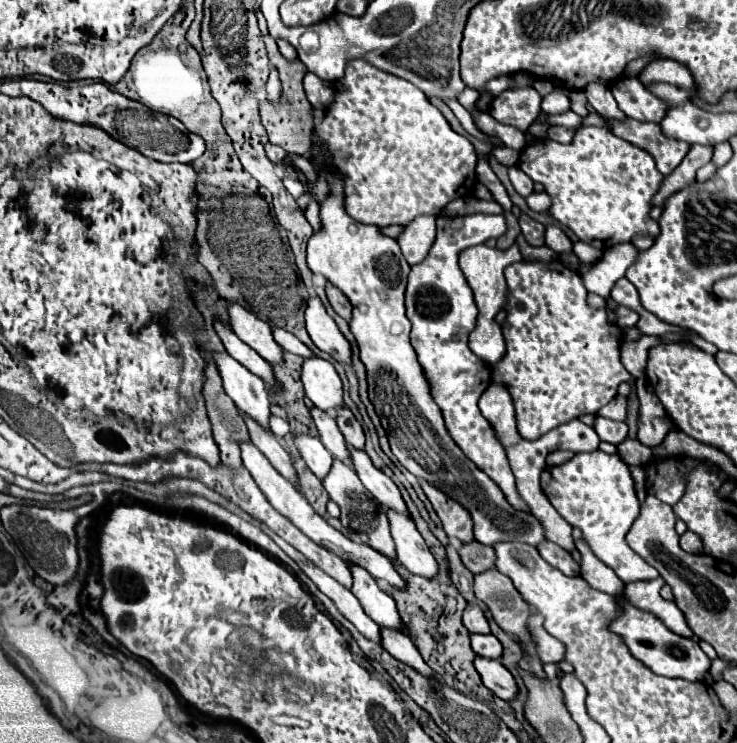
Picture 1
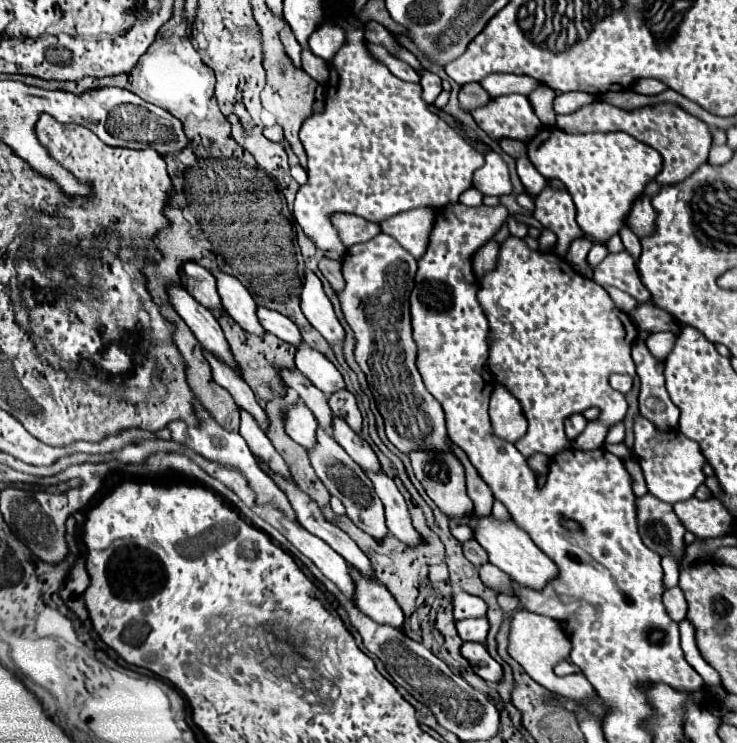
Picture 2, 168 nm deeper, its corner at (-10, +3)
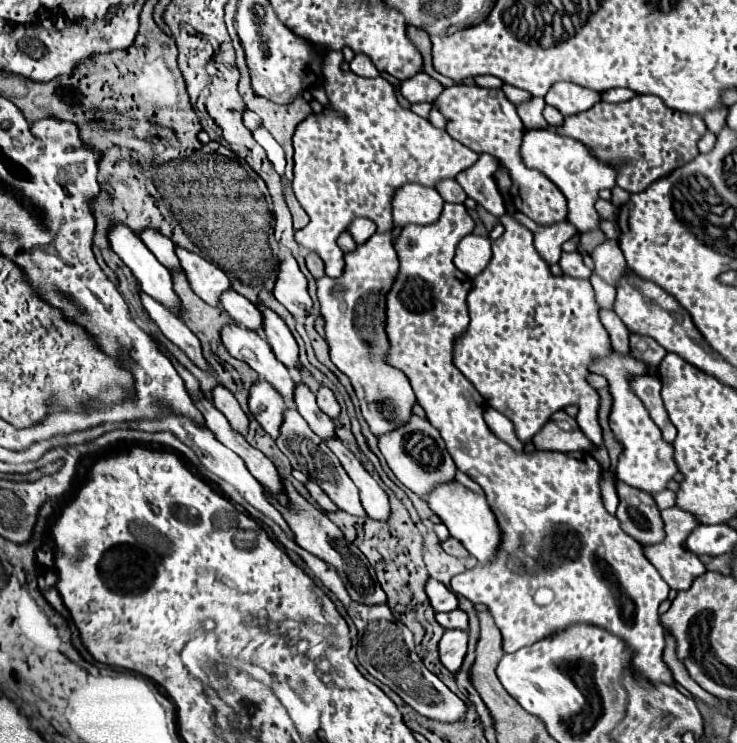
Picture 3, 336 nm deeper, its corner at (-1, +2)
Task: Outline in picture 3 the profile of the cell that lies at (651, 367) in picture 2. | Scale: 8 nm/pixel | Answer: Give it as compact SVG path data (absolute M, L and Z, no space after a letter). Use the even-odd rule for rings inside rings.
M630 334L630 354L634 354L636 360L644 362L648 368L654 370L666 356L666 350L652 338L646 338L640 334Z

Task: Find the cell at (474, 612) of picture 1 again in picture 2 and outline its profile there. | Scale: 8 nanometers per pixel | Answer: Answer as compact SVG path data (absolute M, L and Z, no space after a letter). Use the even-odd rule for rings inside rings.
M457 591L451 595L453 601L453 615L457 619L467 619L467 617L485 617L487 615L487 605L483 599Z

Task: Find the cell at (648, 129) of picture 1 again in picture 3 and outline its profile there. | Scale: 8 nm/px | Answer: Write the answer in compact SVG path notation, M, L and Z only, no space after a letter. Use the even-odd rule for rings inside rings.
M634 96L620 104L598 102L586 112L566 116L562 126L548 126L548 130L576 138L592 146L602 160L620 164L618 186L628 192L642 192L652 182L694 160L698 156L698 142L706 134L702 118L672 110L658 96Z

